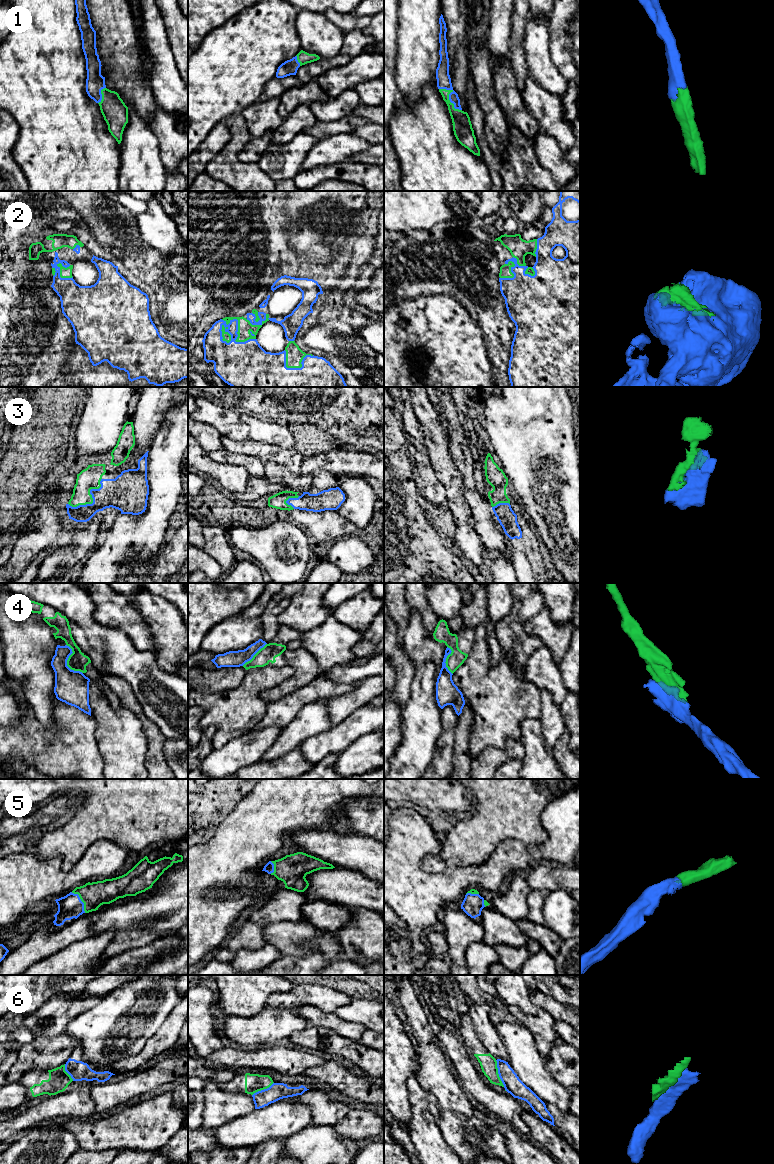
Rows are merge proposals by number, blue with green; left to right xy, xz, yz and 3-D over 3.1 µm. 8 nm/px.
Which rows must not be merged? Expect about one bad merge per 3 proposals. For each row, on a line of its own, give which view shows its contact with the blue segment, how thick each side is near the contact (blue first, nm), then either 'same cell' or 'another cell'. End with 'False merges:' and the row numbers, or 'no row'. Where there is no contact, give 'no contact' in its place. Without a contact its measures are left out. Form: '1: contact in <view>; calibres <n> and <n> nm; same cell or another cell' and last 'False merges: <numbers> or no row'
1: contact in yz; calibres 110 and 150 nm; same cell
2: contact in xz; calibres 340 and 110 nm; same cell
3: contact in xy; calibres 280 and 170 nm; same cell
4: contact in xy; calibres 280 and 160 nm; another cell
5: contact in xy; calibres 190 and 200 nm; same cell
6: contact in yz; calibres 140 and 140 nm; another cell
False merges: 4, 6

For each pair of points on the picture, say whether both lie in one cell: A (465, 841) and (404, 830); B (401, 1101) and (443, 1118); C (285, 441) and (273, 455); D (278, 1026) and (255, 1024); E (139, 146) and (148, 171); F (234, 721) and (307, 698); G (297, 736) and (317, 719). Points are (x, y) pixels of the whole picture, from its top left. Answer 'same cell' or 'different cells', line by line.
A: different cells
B: different cells
C: different cells
D: same cell
E: same cell
F: different cells
G: same cell

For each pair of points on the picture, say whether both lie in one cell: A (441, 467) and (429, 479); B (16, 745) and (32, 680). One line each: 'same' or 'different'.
A: different
B: different

